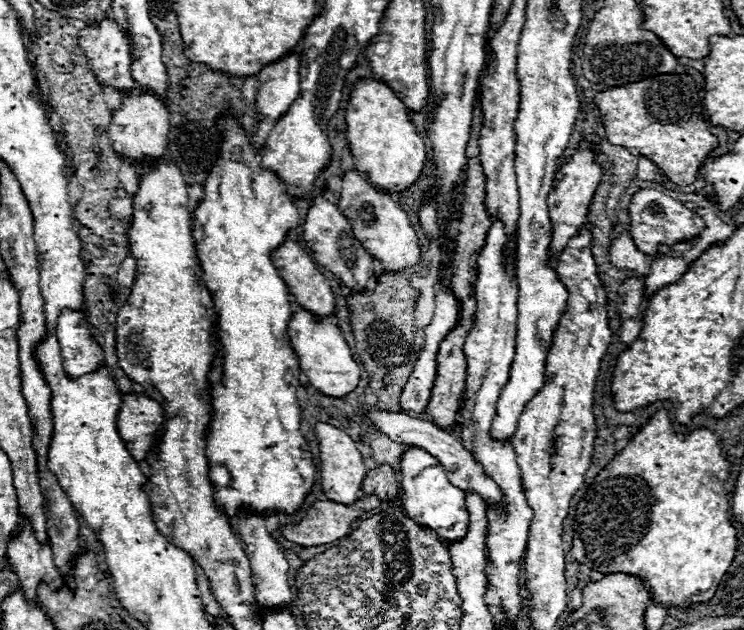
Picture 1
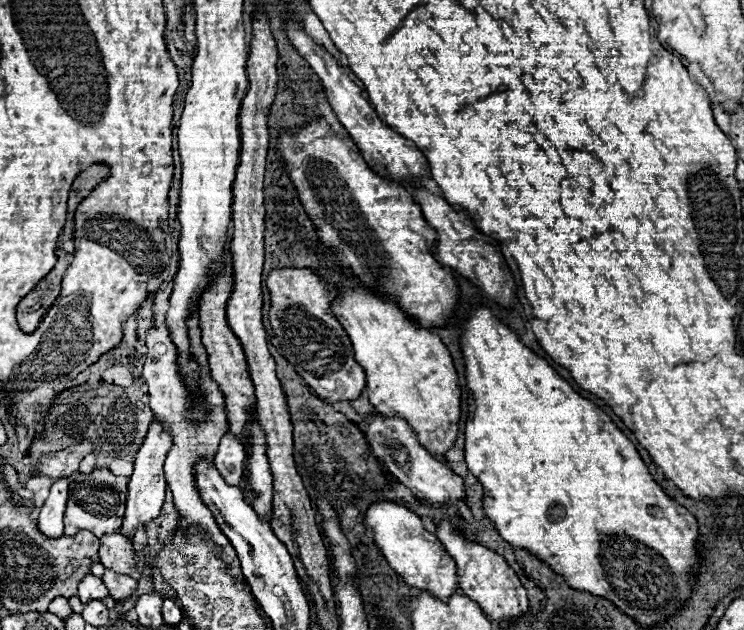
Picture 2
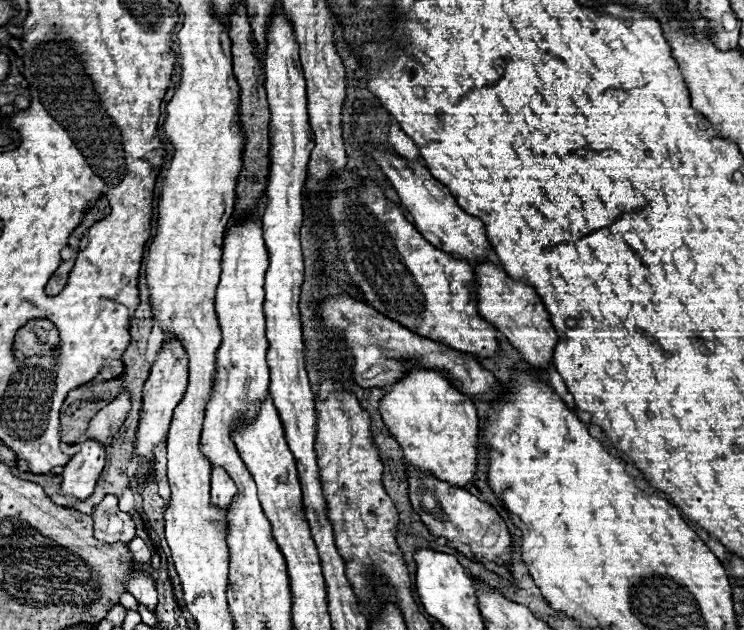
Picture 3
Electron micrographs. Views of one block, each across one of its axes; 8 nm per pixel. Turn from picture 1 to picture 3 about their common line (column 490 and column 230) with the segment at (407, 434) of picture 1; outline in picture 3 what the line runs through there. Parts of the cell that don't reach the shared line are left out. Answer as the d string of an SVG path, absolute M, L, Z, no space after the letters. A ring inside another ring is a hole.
M214 468L212 470L212 490L210 490L210 502L212 506L220 510L228 510L232 498L236 494L236 486L226 474L224 468Z

